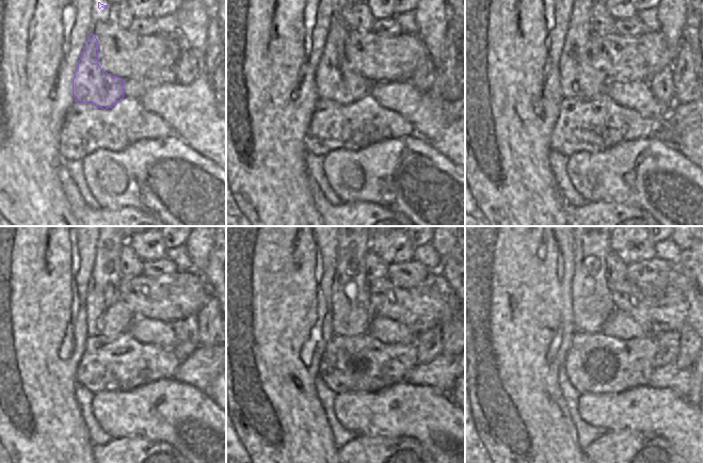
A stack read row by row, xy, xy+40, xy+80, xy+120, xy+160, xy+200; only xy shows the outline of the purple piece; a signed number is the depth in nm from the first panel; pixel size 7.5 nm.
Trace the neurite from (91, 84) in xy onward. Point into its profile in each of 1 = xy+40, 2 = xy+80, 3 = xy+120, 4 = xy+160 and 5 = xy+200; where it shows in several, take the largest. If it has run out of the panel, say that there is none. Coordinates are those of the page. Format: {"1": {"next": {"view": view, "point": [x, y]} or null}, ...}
{"1": {"next": {"view": "xy+40", "point": [336, 80]}}, "2": {"next": {"view": "xy+80", "point": [580, 79]}}, "3": {"next": {"view": "xy+120", "point": [108, 315]}}, "4": {"next": {"view": "xy+160", "point": [352, 313]}}, "5": {"next": {"view": "xy+200", "point": [592, 304]}}}

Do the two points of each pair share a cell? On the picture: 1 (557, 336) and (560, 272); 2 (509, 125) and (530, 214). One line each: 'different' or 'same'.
1: same
2: same

